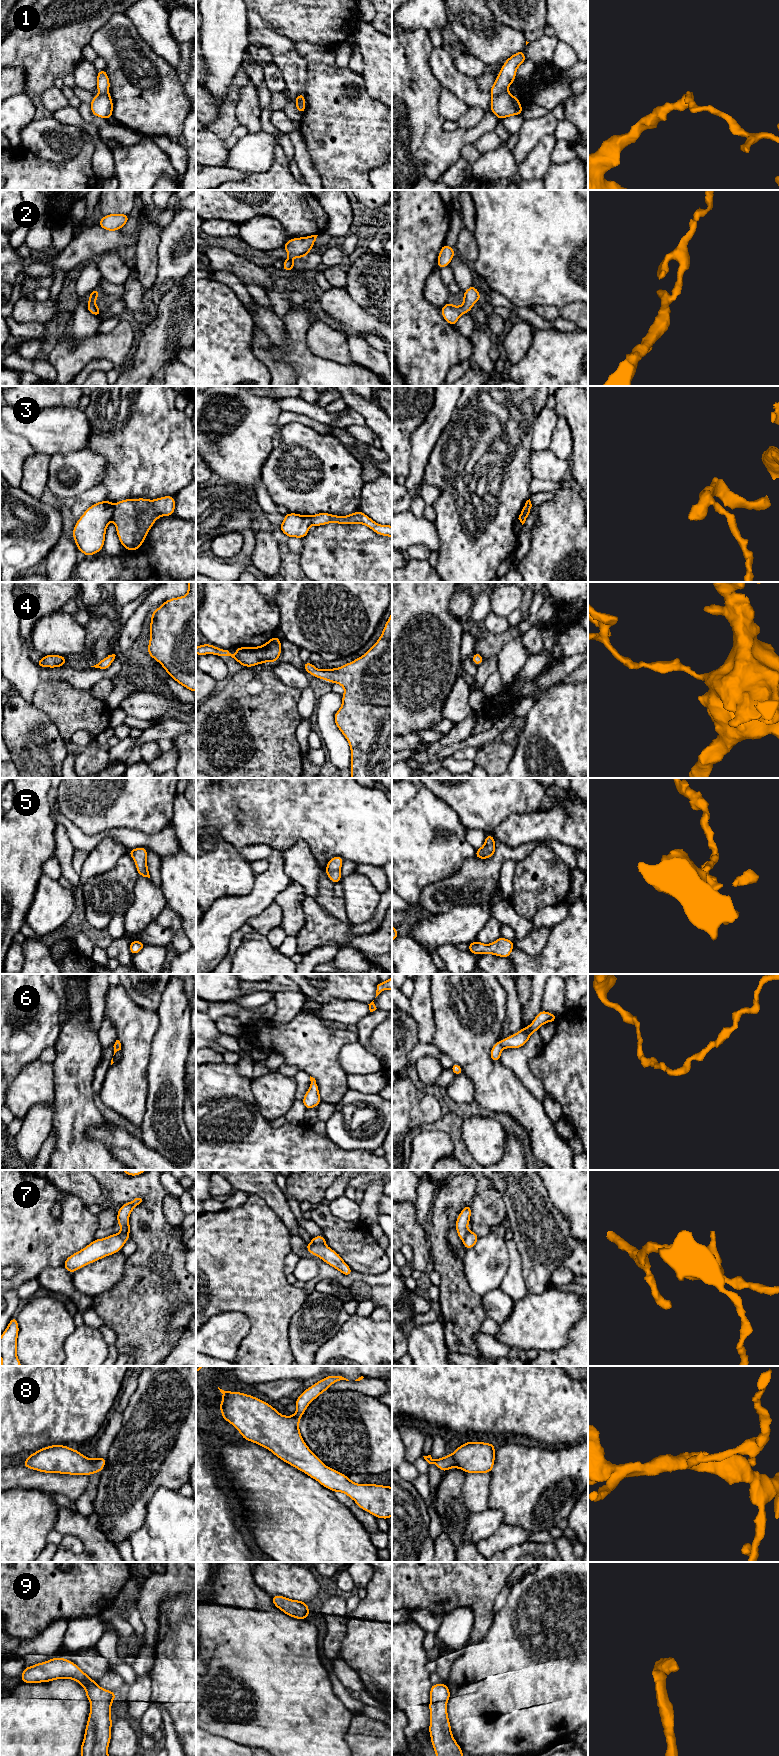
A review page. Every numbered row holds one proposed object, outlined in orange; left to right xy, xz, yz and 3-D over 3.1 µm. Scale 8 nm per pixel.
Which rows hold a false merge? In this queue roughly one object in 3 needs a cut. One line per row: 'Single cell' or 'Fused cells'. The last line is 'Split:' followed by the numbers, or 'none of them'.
1: Fused cells
2: Single cell
3: Fused cells
4: Single cell
5: Single cell
6: Single cell
7: Fused cells
8: Single cell
9: Single cell
Split: 1, 3, 7

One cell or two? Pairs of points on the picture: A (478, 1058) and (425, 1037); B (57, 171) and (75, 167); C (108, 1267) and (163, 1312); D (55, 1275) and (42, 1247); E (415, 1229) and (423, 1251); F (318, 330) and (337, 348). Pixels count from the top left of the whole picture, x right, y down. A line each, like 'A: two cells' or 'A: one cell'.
A: two cells
B: one cell
C: two cells
D: two cells
E: one cell
F: one cell

